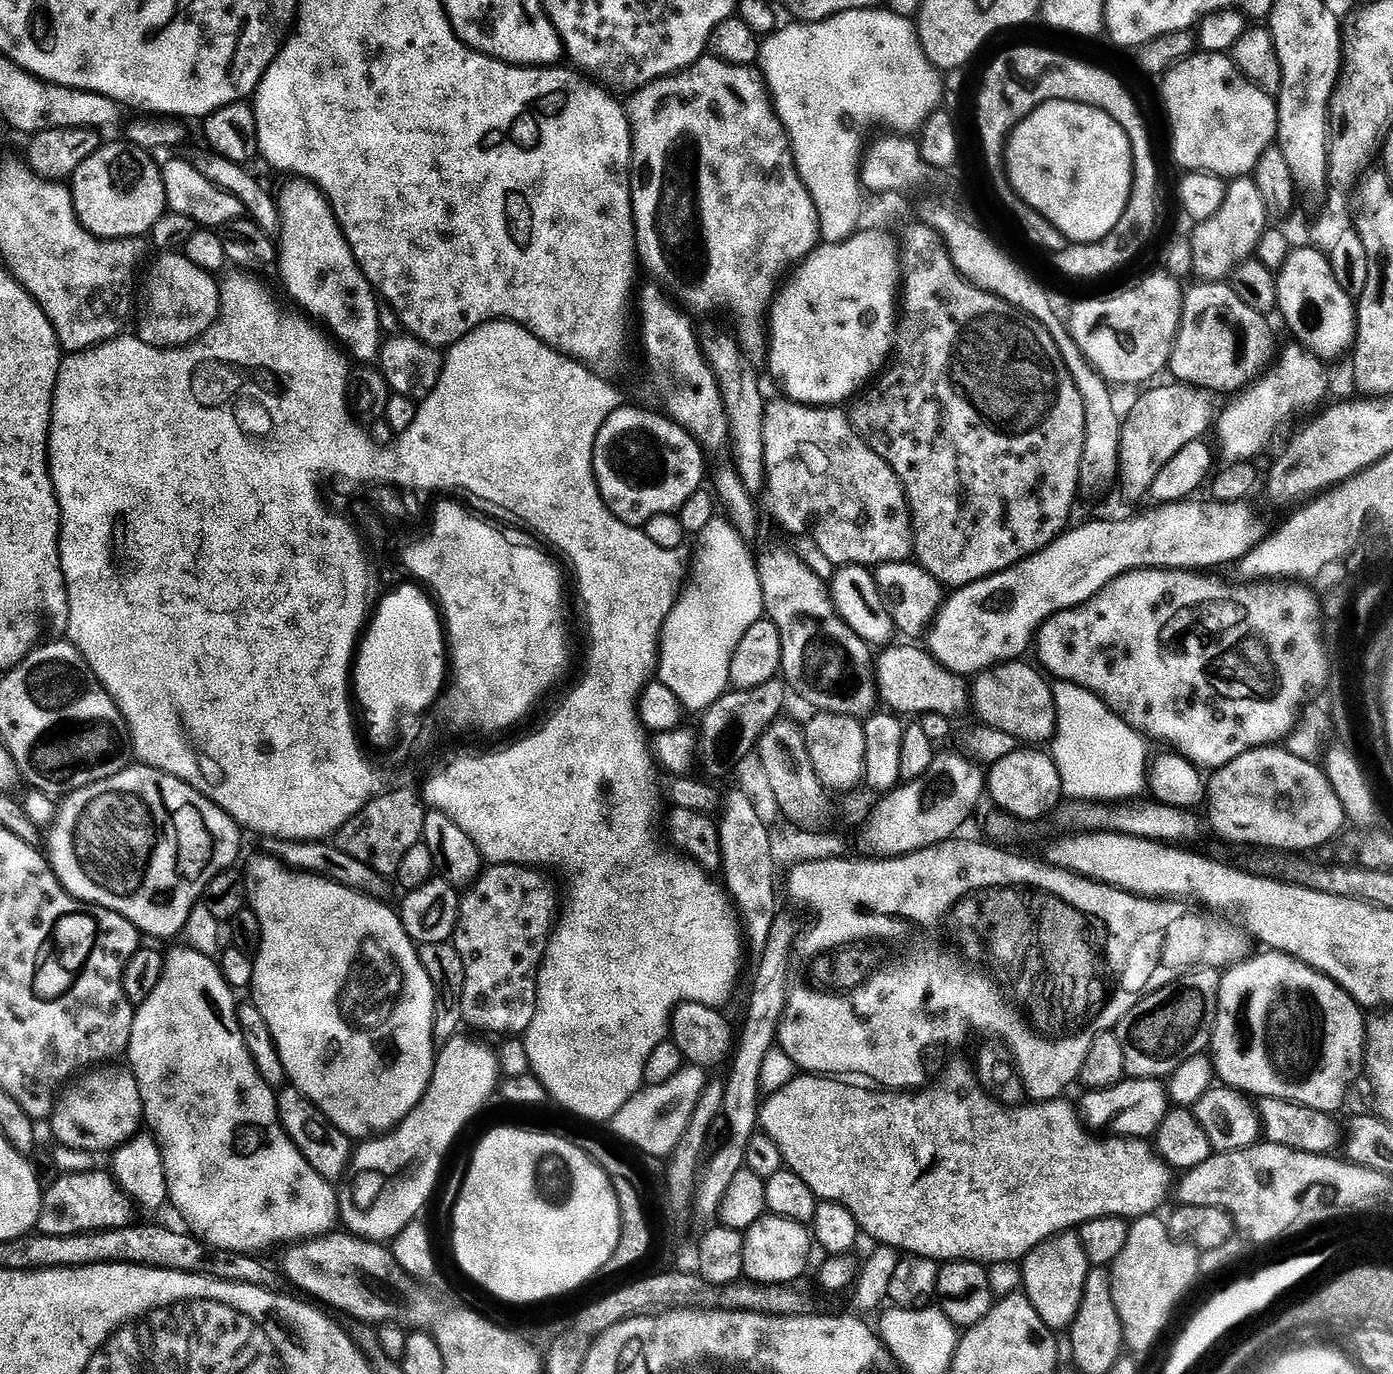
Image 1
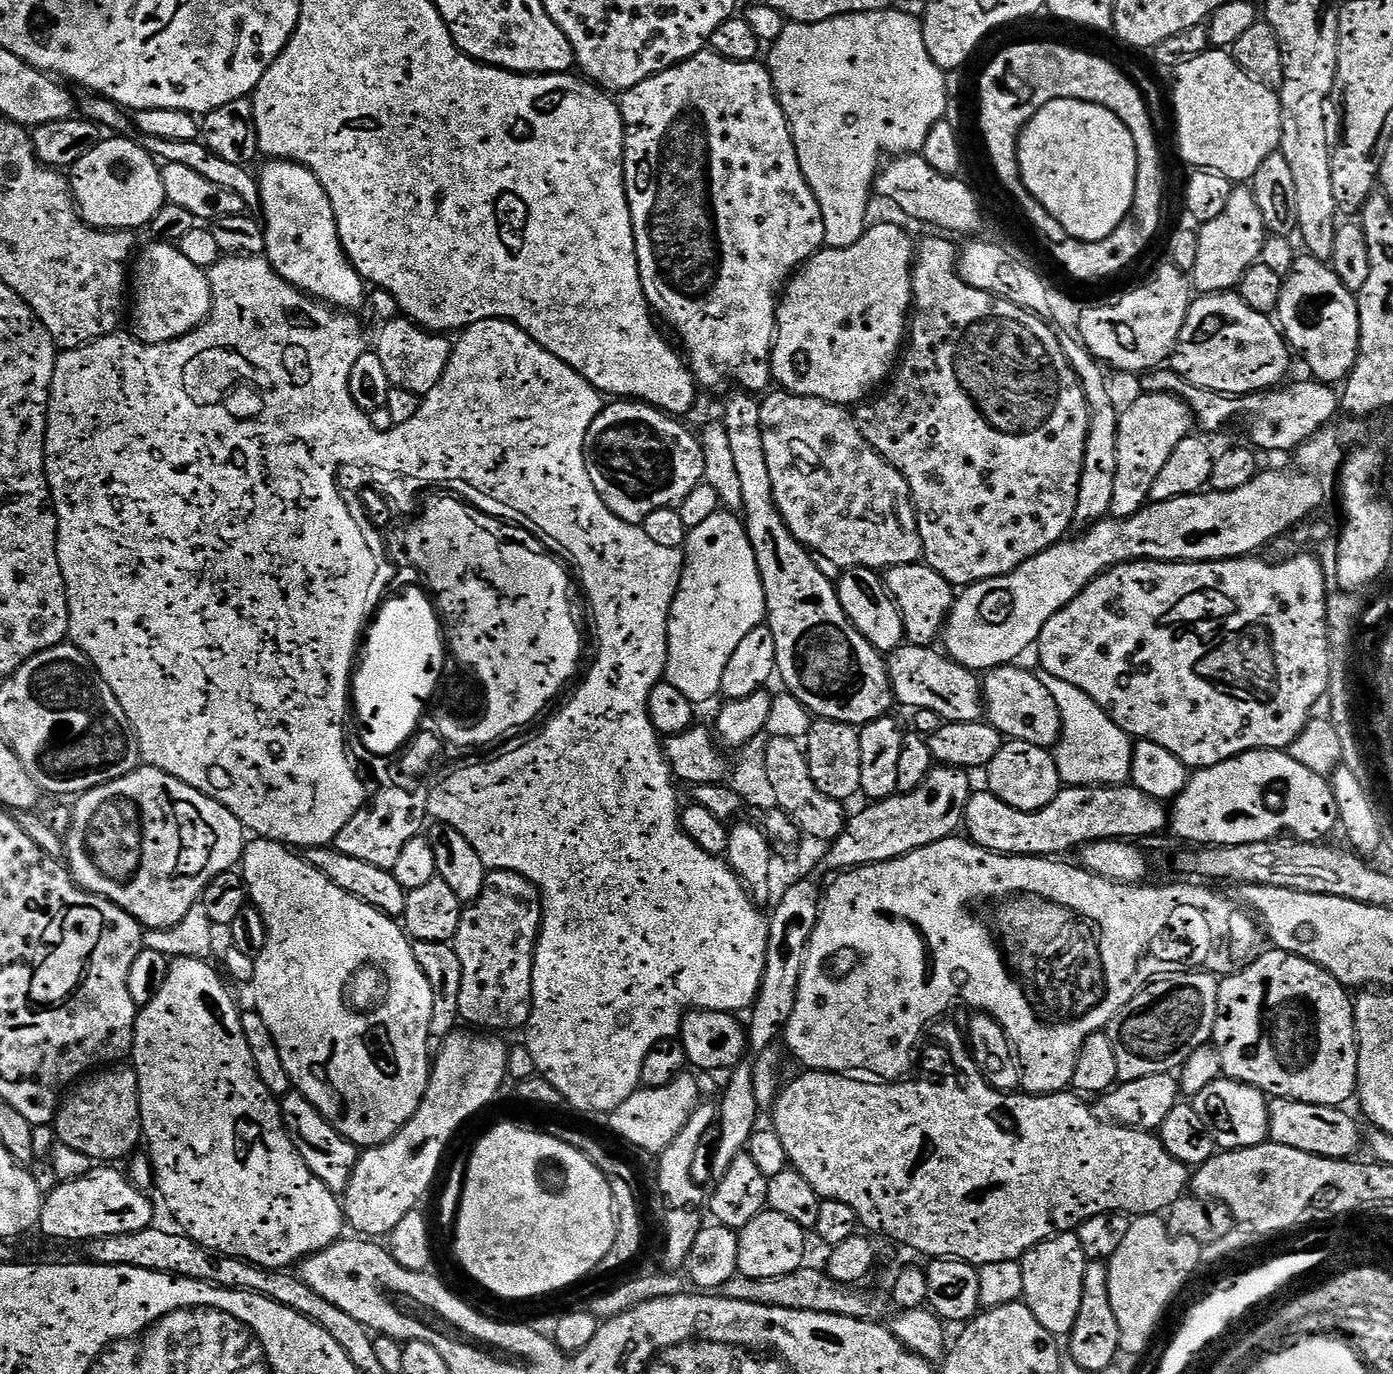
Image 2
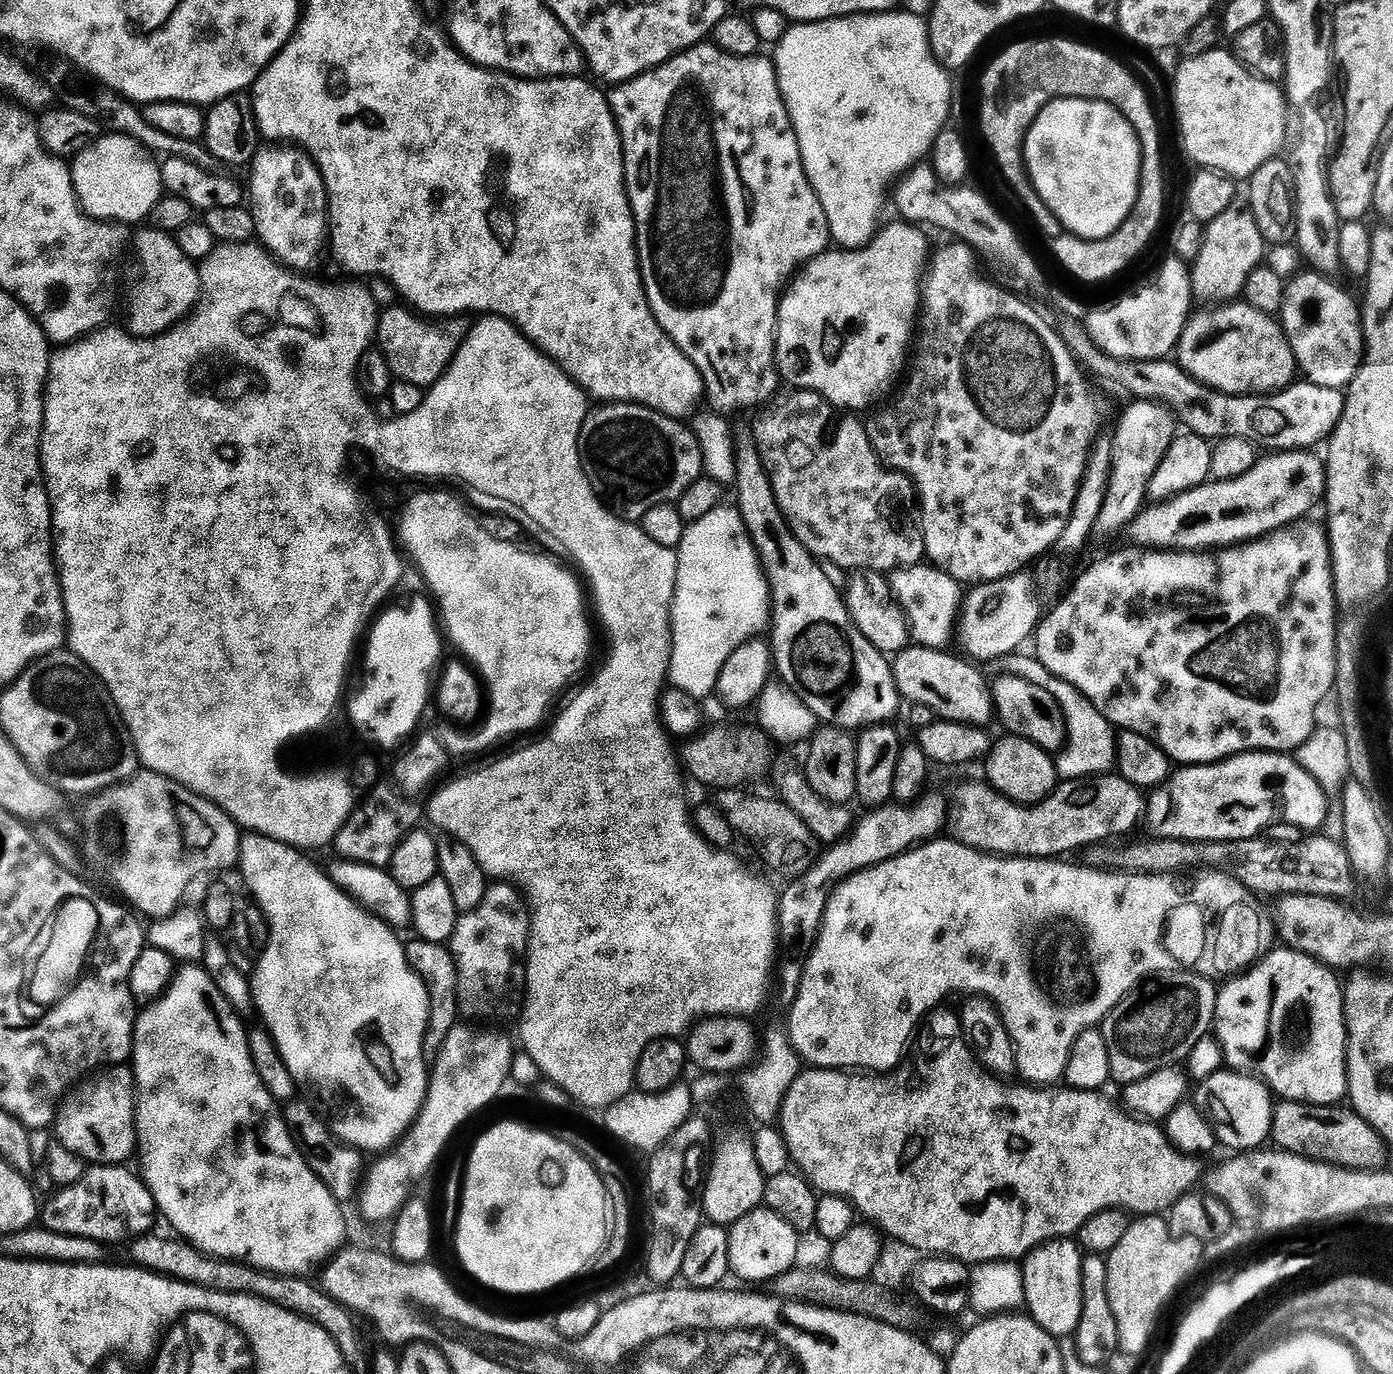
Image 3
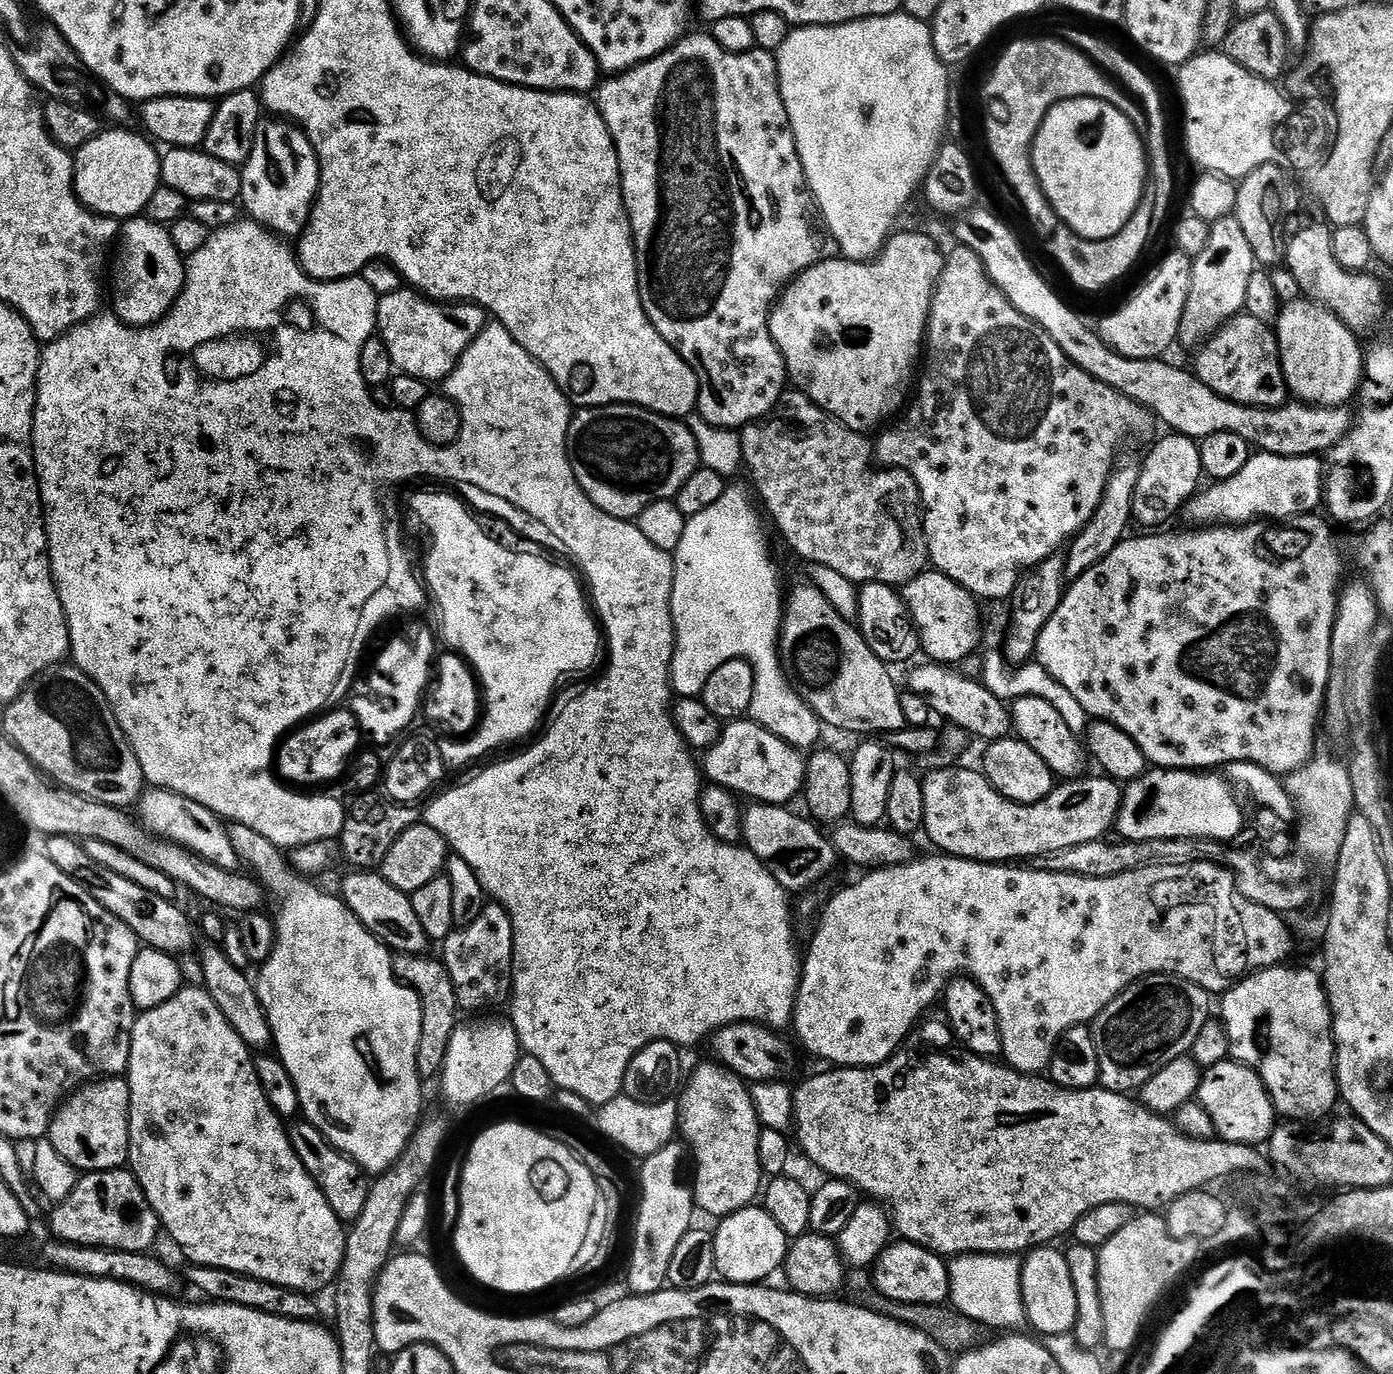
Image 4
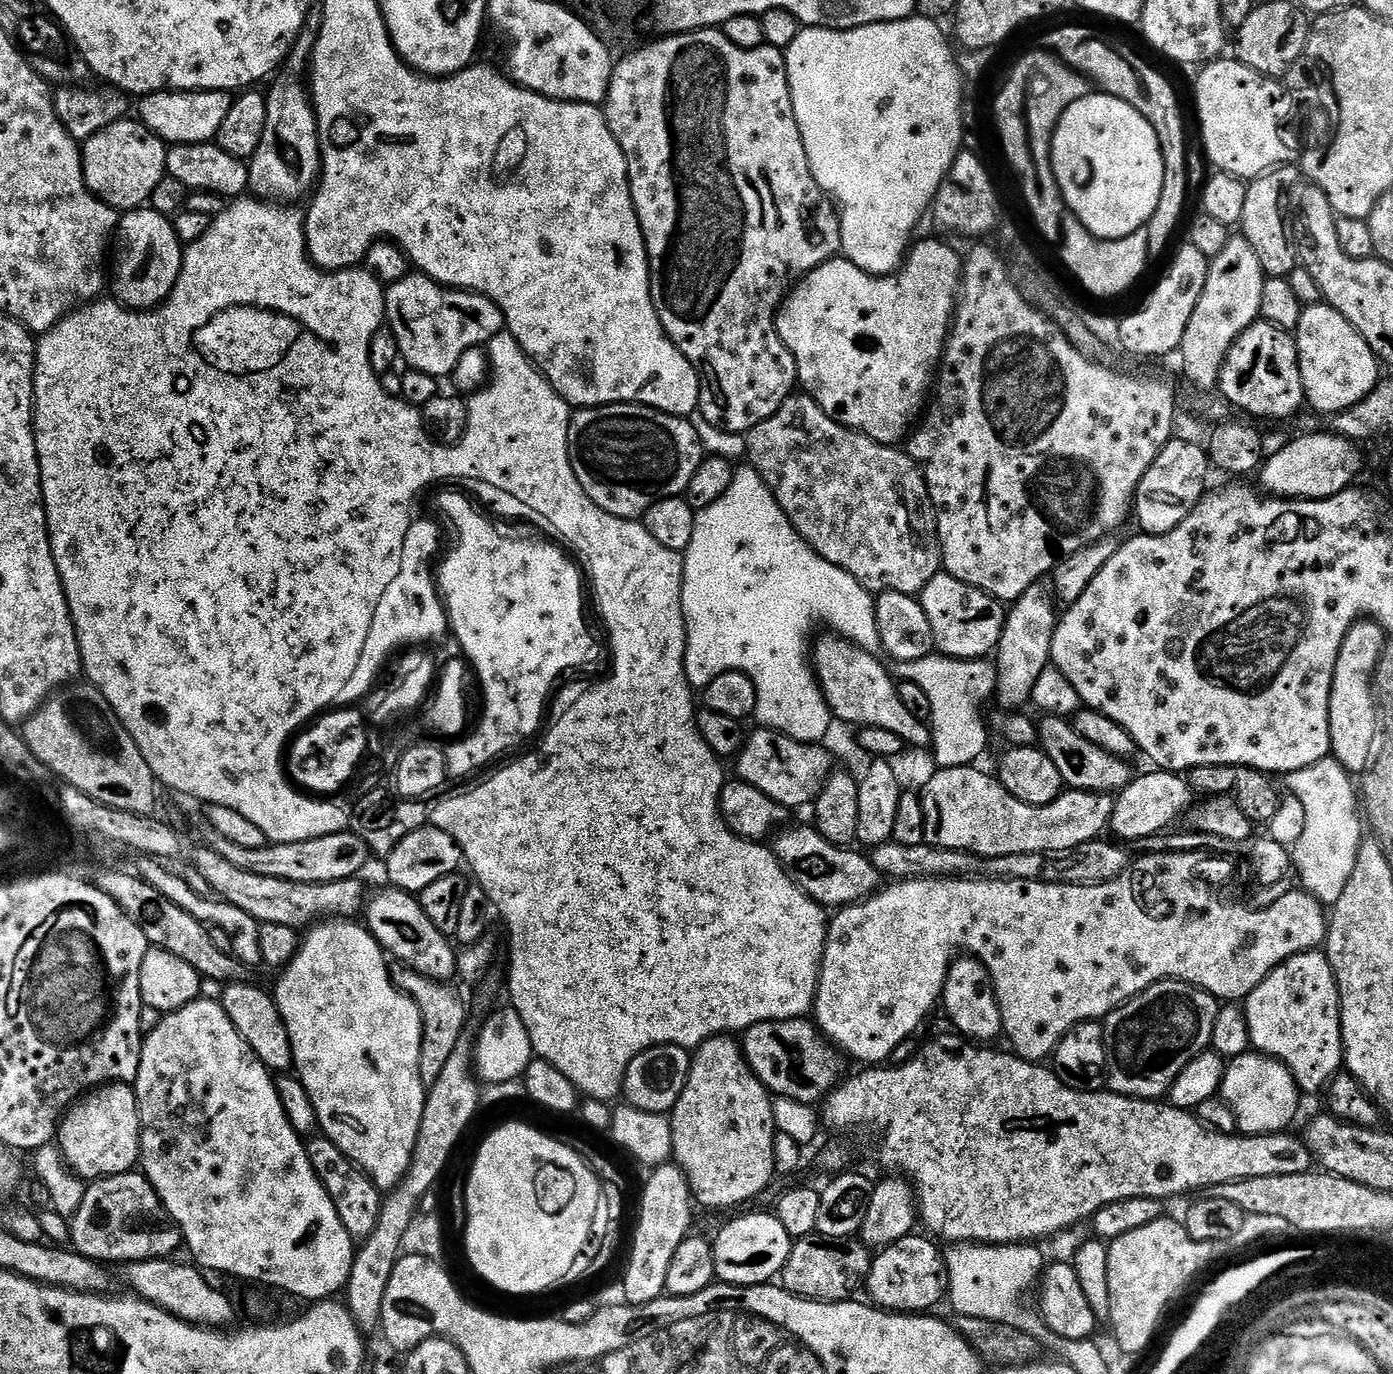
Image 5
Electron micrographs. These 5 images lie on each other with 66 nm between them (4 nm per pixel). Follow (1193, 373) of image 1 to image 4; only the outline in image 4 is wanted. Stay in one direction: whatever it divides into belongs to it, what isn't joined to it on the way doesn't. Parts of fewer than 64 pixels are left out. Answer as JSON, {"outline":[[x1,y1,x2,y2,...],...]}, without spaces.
{"outline":[[1241,314,1228,321,1223,328,1212,333,1203,344,1199,345,1196,356,1195,375,1202,383,1210,386,1220,396,1226,397,1239,404,1250,404,1253,408,1279,408,1289,399,1288,376,1284,373,1284,360,1280,357,1282,340,1279,335,1272,333,1268,324,1263,324,1261,317,1256,314]]}

